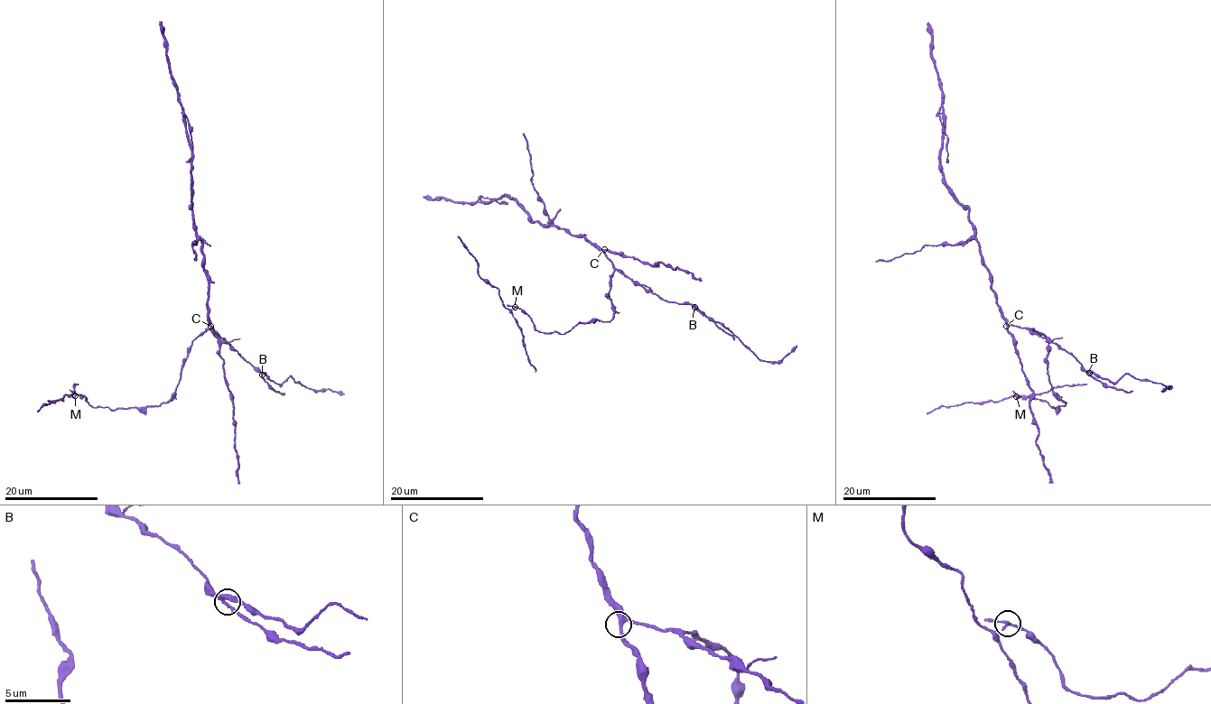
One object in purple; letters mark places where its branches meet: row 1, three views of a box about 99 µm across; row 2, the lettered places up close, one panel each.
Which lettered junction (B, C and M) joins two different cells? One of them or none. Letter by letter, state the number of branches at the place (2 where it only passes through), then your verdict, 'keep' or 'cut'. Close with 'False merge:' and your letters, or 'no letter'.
B: 3 branches meet; keep
C: 3 branches meet; keep
M: 3 branches meet; cut
False merge: M

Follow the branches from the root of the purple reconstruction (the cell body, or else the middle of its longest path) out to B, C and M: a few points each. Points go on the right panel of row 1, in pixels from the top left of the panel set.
B: (1021, 328), (1032, 330), (1075, 357), (1089, 373)
C: (1021, 328), (1006, 326)
M: (1021, 328), (1034, 328), (1044, 335), (1051, 390), (1066, 404), (1054, 407), (1057, 409), (1044, 400), (1016, 397)

